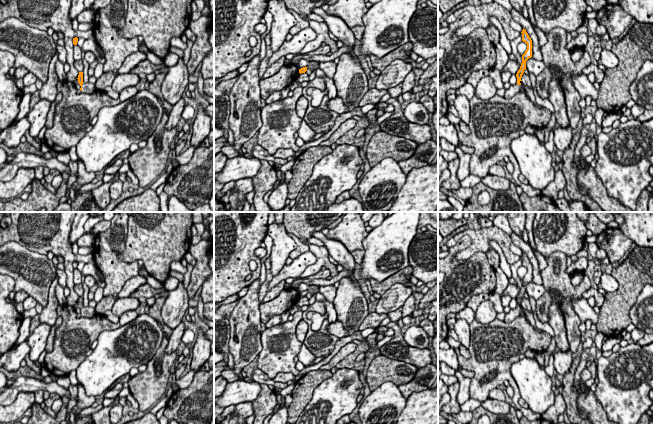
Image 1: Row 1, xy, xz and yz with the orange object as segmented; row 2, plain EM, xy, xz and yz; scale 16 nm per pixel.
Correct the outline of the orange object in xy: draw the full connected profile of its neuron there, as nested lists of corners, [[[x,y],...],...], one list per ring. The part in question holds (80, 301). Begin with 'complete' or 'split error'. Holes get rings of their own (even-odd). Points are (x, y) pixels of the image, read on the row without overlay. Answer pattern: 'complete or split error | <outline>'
split error | [[[79,296],[77,303],[78,303],[78,307],[81,310],[80,312],[81,317],[91,318],[96,314],[94,308],[83,306],[83,296]]]

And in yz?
split error | [[[523,252],[522,254],[522,265],[527,268],[527,273],[525,277],[522,279],[522,287],[520,290],[520,293],[518,294],[516,301],[517,301],[517,307],[515,309],[511,309],[509,313],[505,314],[504,322],[510,323],[517,317],[521,315],[521,302],[524,297],[524,294],[526,293],[526,285],[532,281],[532,264],[529,261],[526,254]]]

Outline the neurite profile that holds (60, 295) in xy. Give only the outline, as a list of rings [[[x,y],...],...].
[[[59,284],[58,286],[56,287],[56,297],[58,299],[58,303],[61,305],[61,306],[64,306],[66,305],[66,297],[64,295],[64,288],[61,287]]]

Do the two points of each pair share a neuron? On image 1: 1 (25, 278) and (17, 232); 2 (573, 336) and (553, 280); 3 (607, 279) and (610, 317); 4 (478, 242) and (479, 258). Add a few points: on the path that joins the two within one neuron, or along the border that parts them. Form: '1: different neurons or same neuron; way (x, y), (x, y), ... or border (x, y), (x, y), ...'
1: different neurons; border (10, 241), (16, 241), (30, 250), (41, 253)
2: same neuron; way (572, 322), (566, 308), (566, 294)
3: different neurons; border (610, 274), (618, 284), (618, 288), (614, 292)
4: different neurons; border (485, 253), (476, 251), (466, 259), (457, 260)

